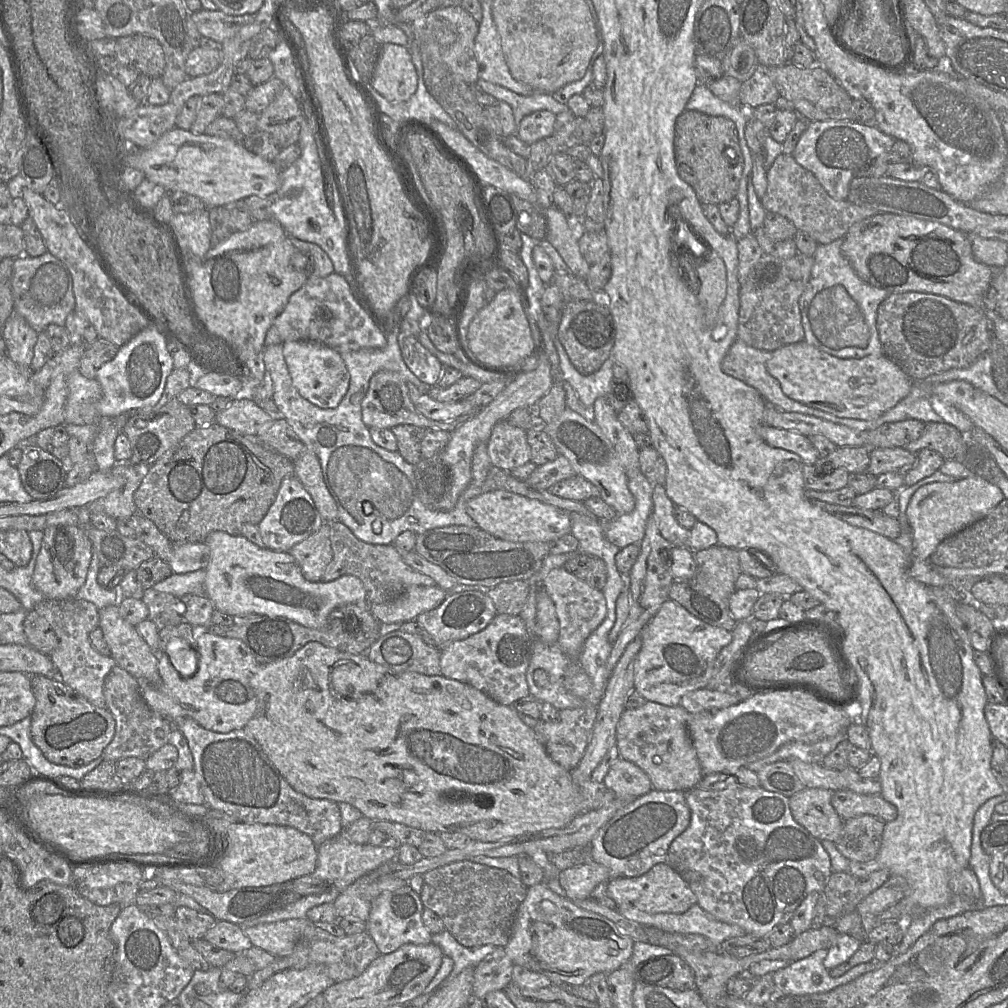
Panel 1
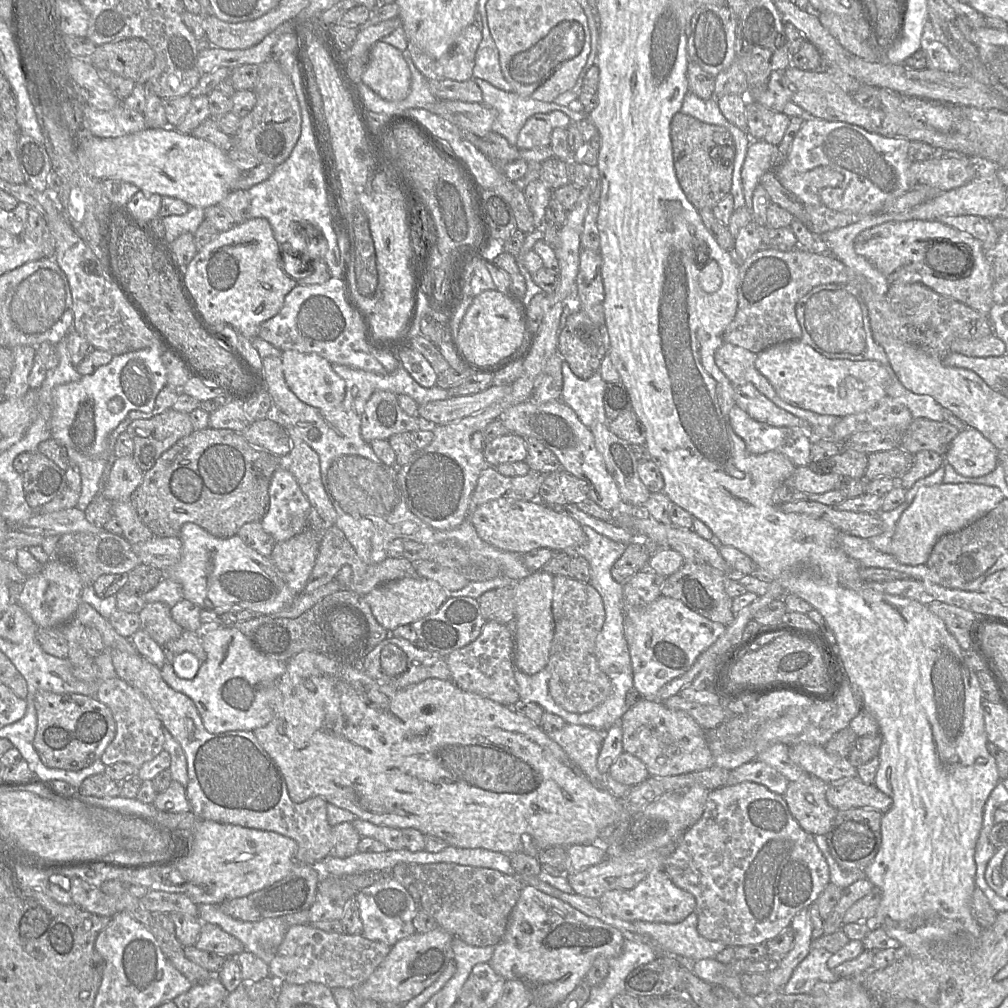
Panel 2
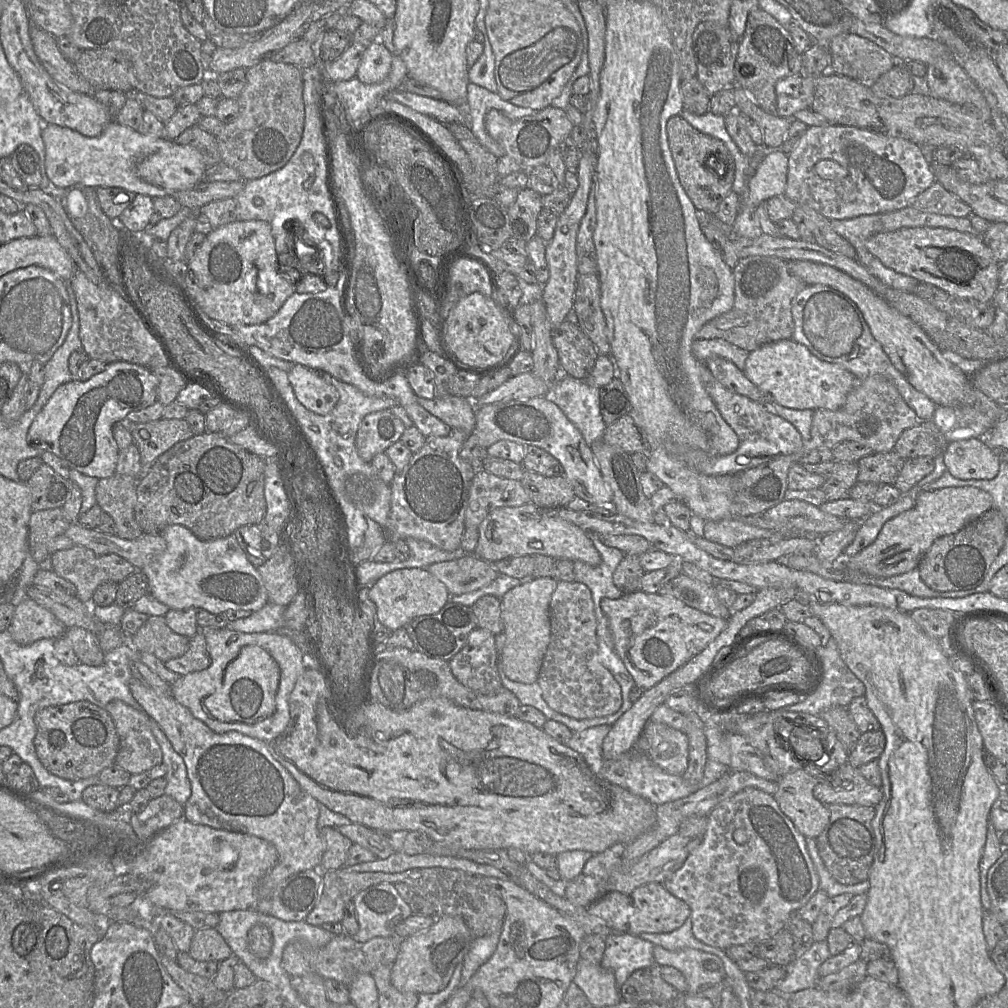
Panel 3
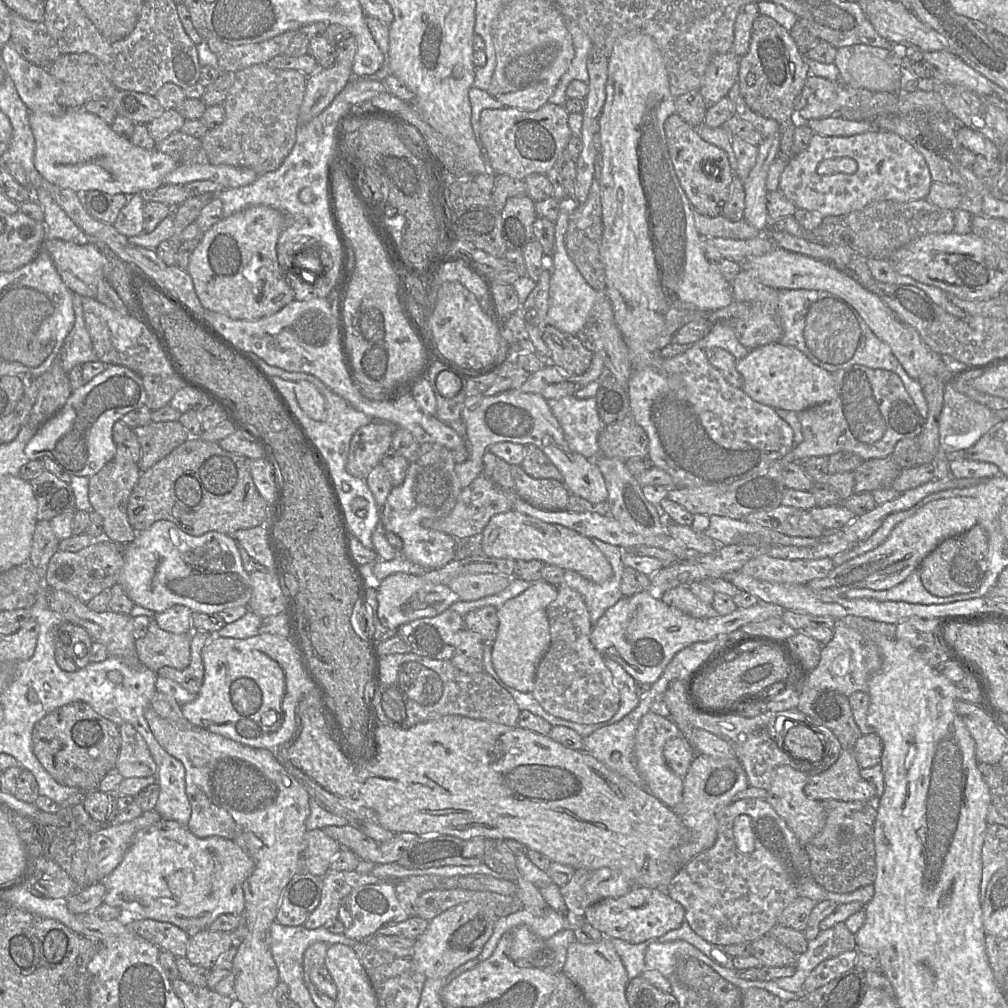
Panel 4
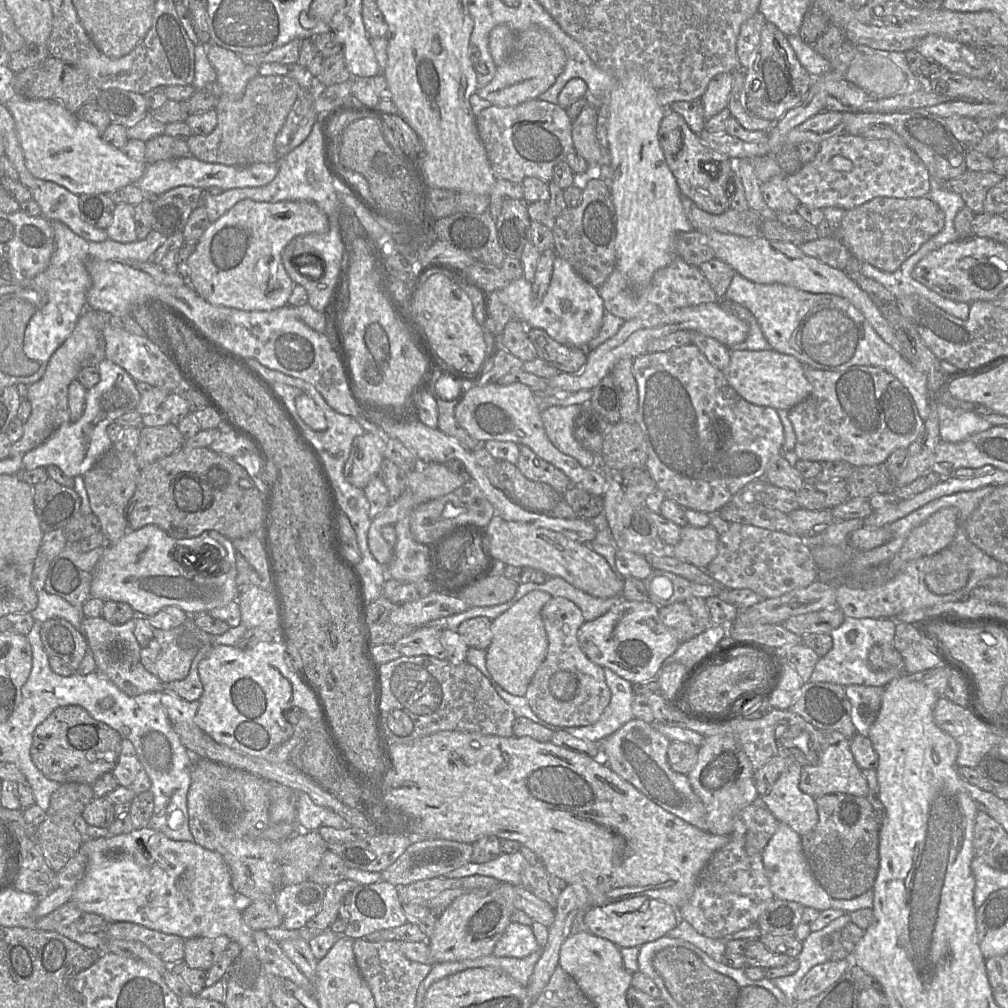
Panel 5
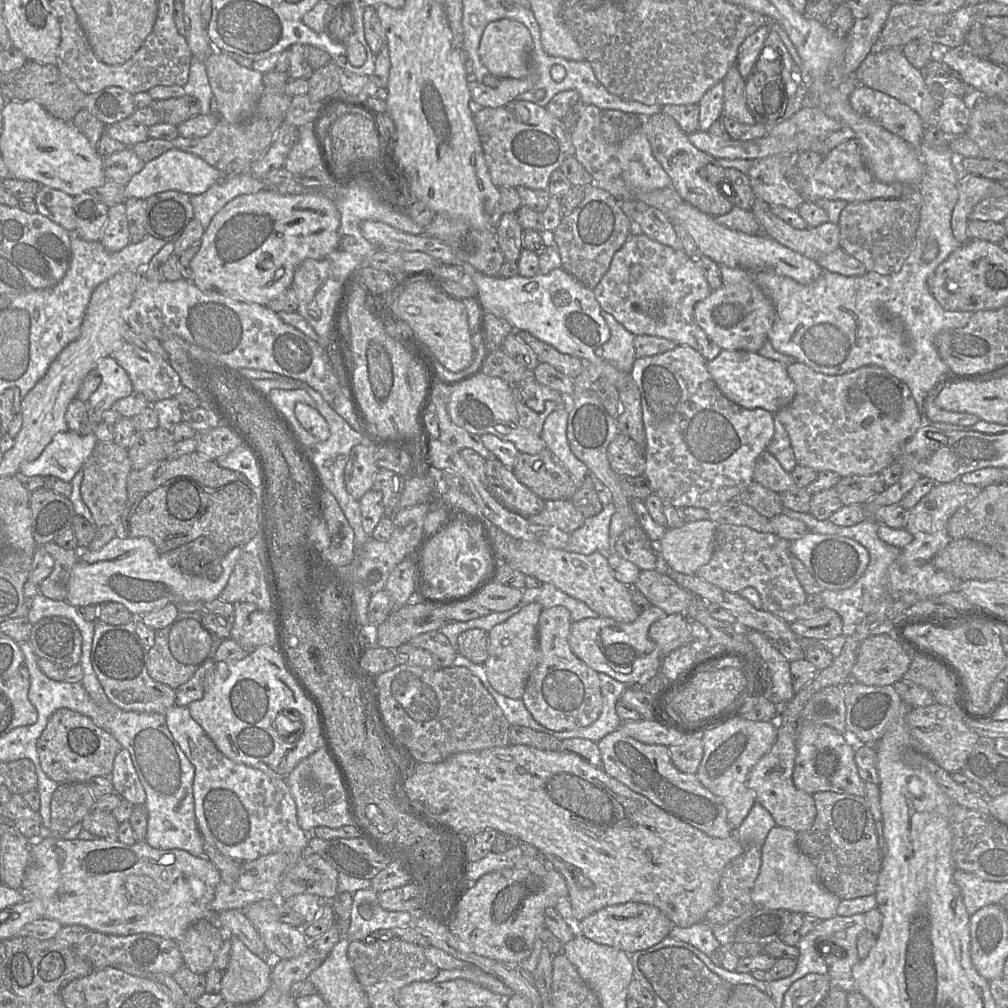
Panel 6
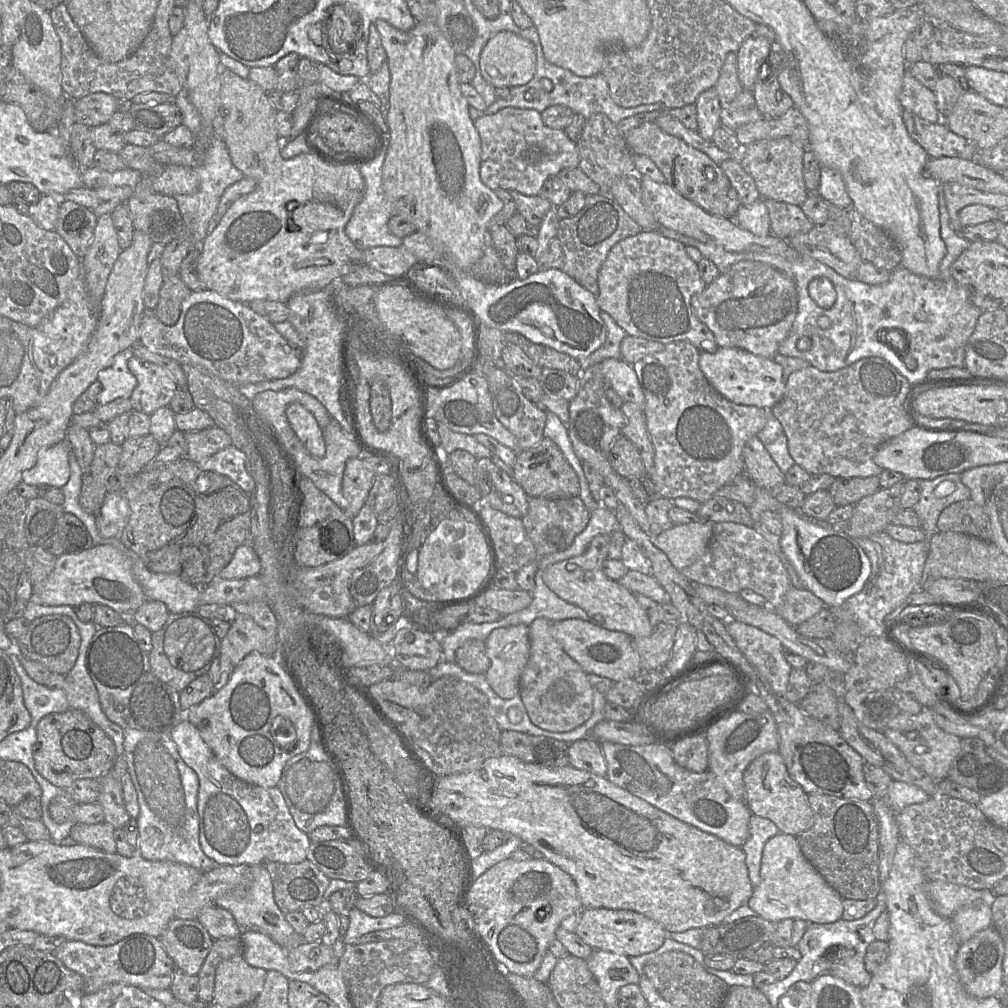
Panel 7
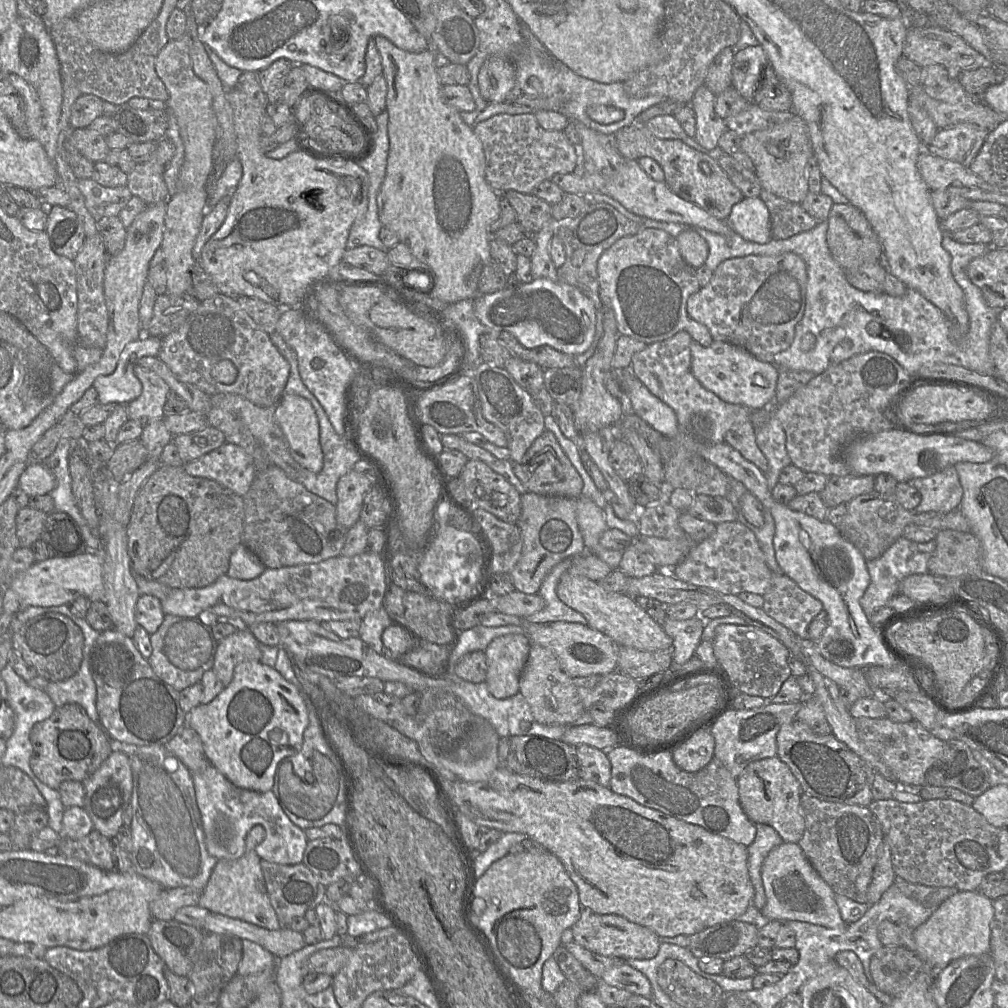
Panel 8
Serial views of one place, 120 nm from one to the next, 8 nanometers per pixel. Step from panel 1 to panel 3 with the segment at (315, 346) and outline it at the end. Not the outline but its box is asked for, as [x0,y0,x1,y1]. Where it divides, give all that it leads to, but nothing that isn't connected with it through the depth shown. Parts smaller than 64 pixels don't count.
[288,364,339,414]

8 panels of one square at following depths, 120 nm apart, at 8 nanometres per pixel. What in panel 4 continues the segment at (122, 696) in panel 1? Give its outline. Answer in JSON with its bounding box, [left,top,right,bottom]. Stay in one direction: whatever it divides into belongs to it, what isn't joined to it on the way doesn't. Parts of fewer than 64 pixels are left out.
[115,723,157,779]

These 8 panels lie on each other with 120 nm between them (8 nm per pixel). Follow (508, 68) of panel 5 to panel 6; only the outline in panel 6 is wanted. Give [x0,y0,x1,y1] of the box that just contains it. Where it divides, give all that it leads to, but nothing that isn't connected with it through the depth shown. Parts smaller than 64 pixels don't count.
[468,62,536,108]

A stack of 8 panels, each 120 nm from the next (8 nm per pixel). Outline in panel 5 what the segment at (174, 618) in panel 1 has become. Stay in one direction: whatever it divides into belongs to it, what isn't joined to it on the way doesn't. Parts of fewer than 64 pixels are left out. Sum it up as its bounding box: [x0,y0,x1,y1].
[140,616,212,684]

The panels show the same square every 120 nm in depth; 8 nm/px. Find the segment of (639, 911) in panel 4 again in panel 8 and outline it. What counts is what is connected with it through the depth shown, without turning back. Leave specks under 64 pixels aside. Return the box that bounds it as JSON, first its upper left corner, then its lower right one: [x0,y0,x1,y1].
[571,908,659,959]

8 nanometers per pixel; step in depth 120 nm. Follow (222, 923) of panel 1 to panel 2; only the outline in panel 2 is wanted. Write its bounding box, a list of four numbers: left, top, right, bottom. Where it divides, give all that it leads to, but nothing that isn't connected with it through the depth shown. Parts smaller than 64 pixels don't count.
[194,923,244,958]

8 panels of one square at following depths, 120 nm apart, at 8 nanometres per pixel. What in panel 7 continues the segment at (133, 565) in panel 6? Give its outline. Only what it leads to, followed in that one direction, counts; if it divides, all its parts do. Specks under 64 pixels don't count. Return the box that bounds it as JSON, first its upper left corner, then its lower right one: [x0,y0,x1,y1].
[29,543,261,624]

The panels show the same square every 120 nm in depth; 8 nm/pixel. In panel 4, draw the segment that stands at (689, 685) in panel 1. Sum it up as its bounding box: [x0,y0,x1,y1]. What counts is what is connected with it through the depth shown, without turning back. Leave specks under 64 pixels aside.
[590,591,784,684]

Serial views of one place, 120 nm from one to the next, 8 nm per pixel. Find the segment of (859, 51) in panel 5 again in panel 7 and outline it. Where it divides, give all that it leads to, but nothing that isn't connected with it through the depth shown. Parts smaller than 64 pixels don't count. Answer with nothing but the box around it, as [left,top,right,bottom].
[899,67,942,123]

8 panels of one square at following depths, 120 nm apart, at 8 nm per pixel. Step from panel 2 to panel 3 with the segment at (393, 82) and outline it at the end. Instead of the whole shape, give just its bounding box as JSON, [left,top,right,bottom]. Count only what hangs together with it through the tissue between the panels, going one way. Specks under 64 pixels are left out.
[356,39,393,84]

